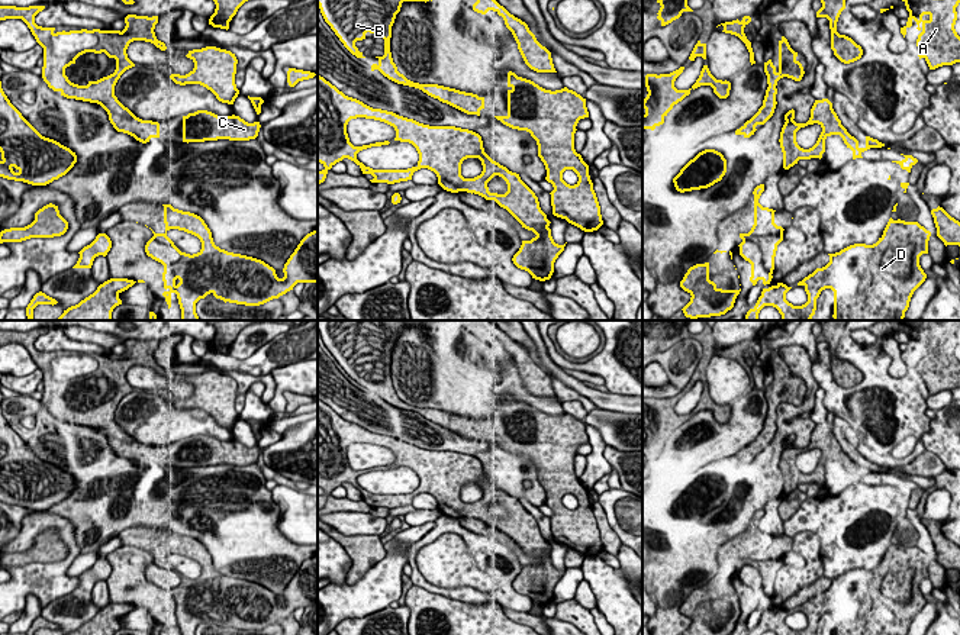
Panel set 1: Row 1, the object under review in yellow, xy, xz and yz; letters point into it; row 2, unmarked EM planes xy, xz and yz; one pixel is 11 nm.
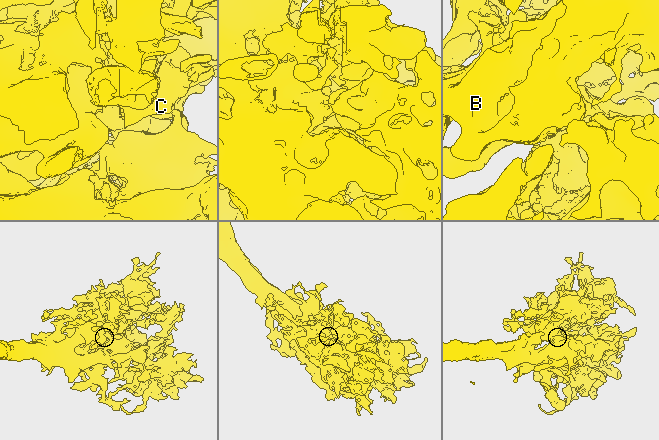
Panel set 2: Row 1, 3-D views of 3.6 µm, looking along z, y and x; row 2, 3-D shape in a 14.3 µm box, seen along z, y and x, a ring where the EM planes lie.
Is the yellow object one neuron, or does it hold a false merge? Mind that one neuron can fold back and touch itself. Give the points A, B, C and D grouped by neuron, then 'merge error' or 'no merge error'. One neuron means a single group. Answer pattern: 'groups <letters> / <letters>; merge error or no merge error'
groups A B C D; no merge error

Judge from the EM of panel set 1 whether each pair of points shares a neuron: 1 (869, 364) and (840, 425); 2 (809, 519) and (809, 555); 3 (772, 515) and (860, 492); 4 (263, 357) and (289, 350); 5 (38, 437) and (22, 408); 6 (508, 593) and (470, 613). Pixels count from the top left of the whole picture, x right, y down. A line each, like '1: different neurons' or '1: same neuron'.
1: different neurons
2: different neurons
3: different neurons
4: same neuron
5: same neuron
6: different neurons

